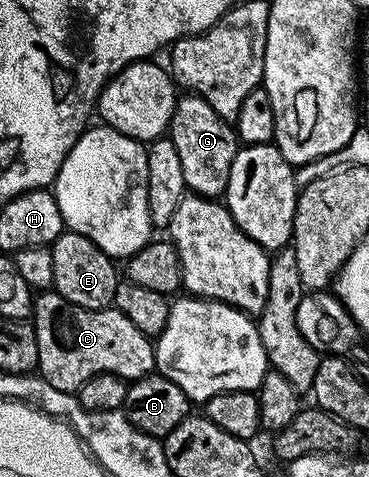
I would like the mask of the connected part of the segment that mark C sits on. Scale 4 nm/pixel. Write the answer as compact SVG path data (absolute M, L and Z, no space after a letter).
M45 290L33 301L31 323L39 342L40 379L55 390L73 394L95 374L115 374L127 382L141 380L154 371L154 341L138 330L118 308L87 310L67 302L60 294Z

